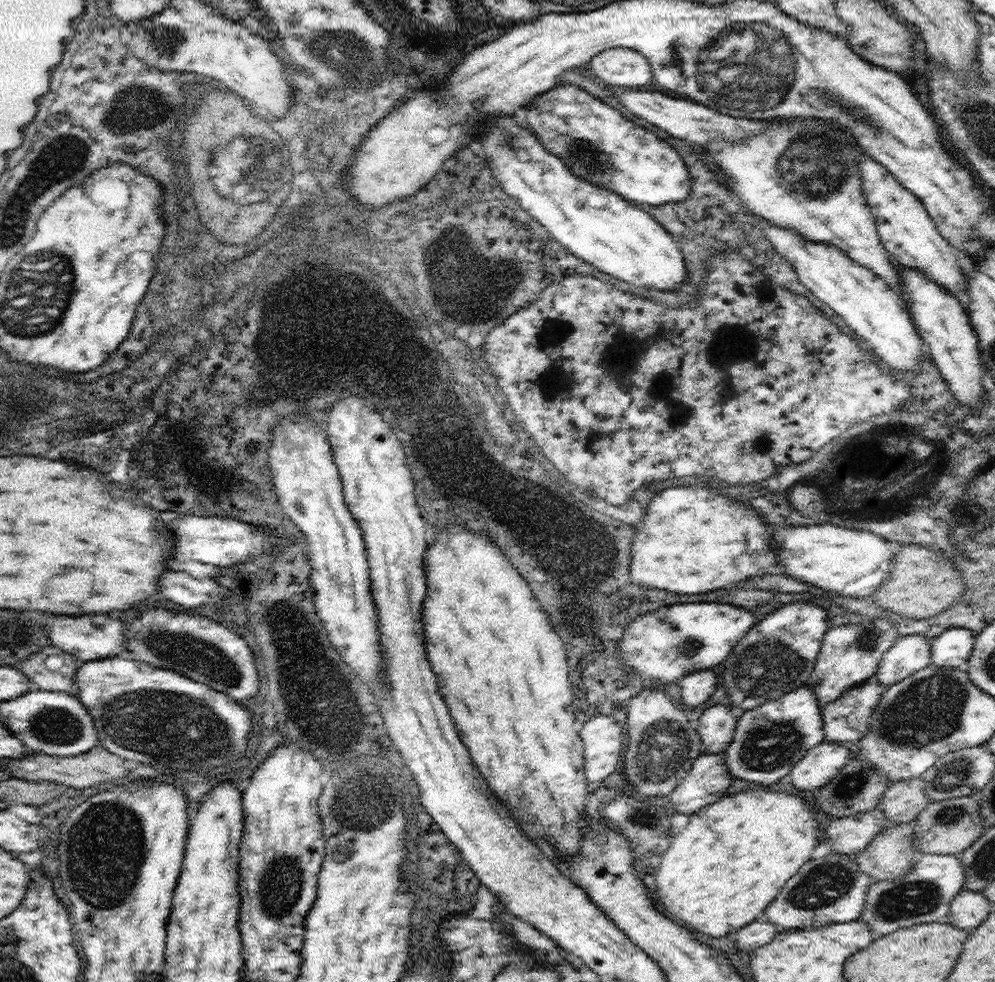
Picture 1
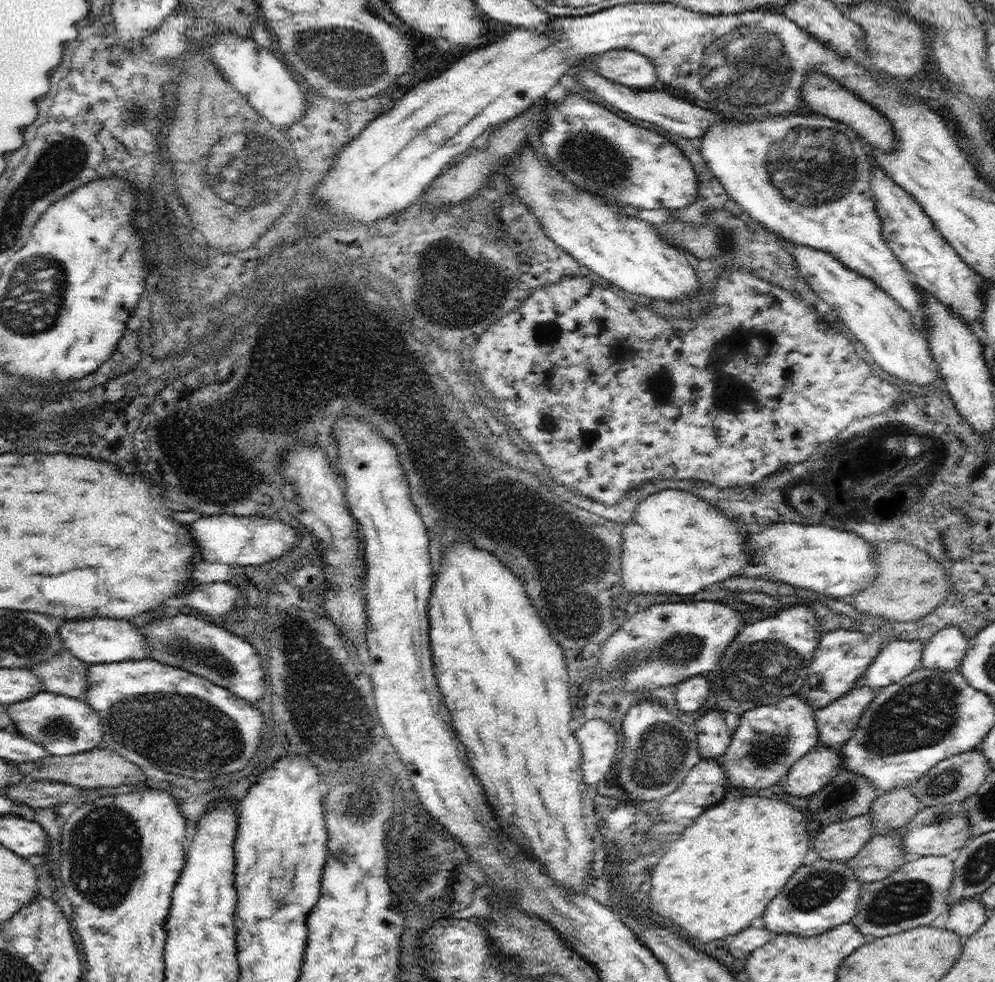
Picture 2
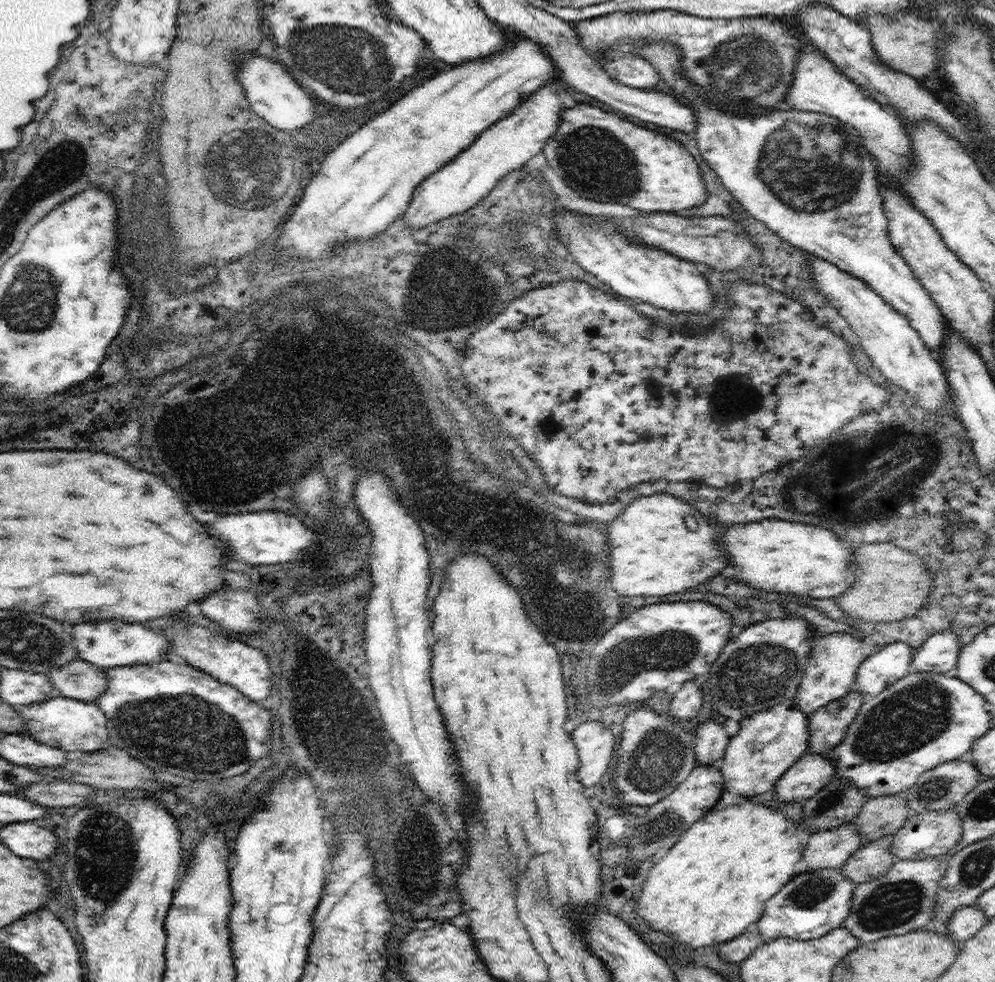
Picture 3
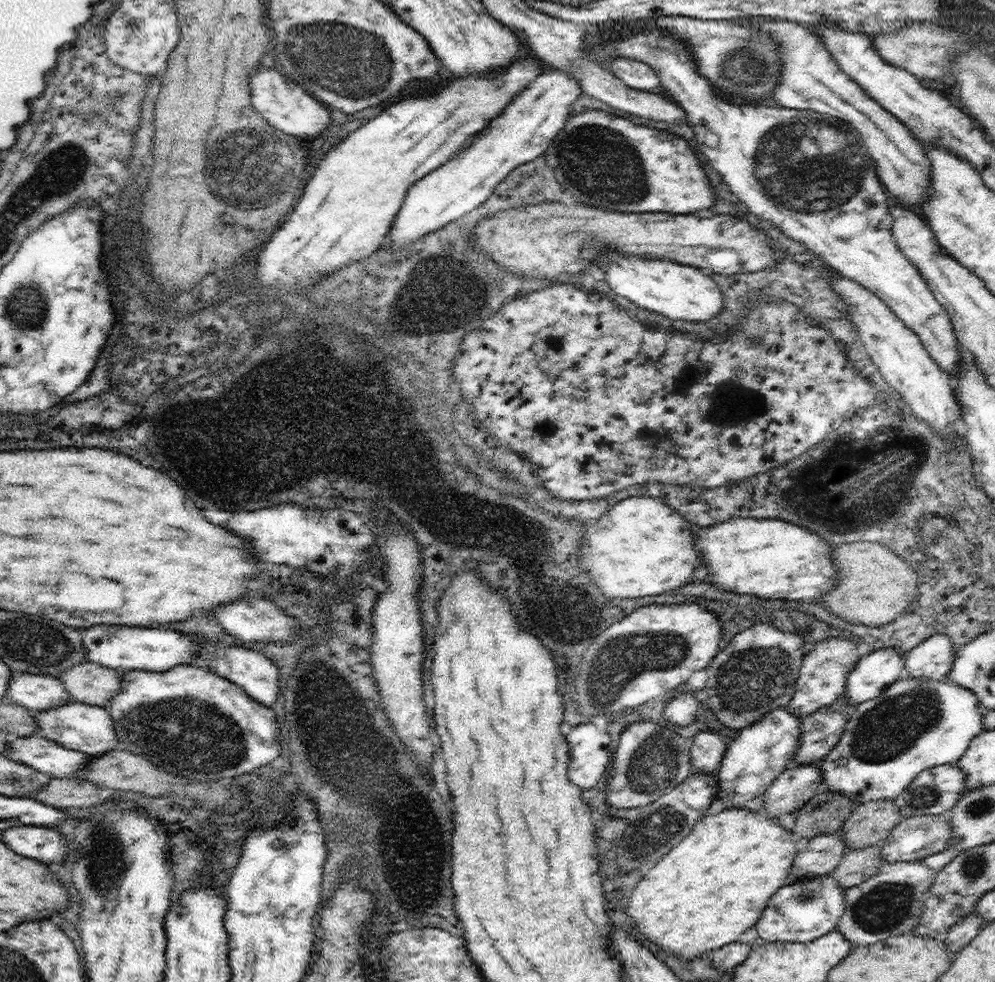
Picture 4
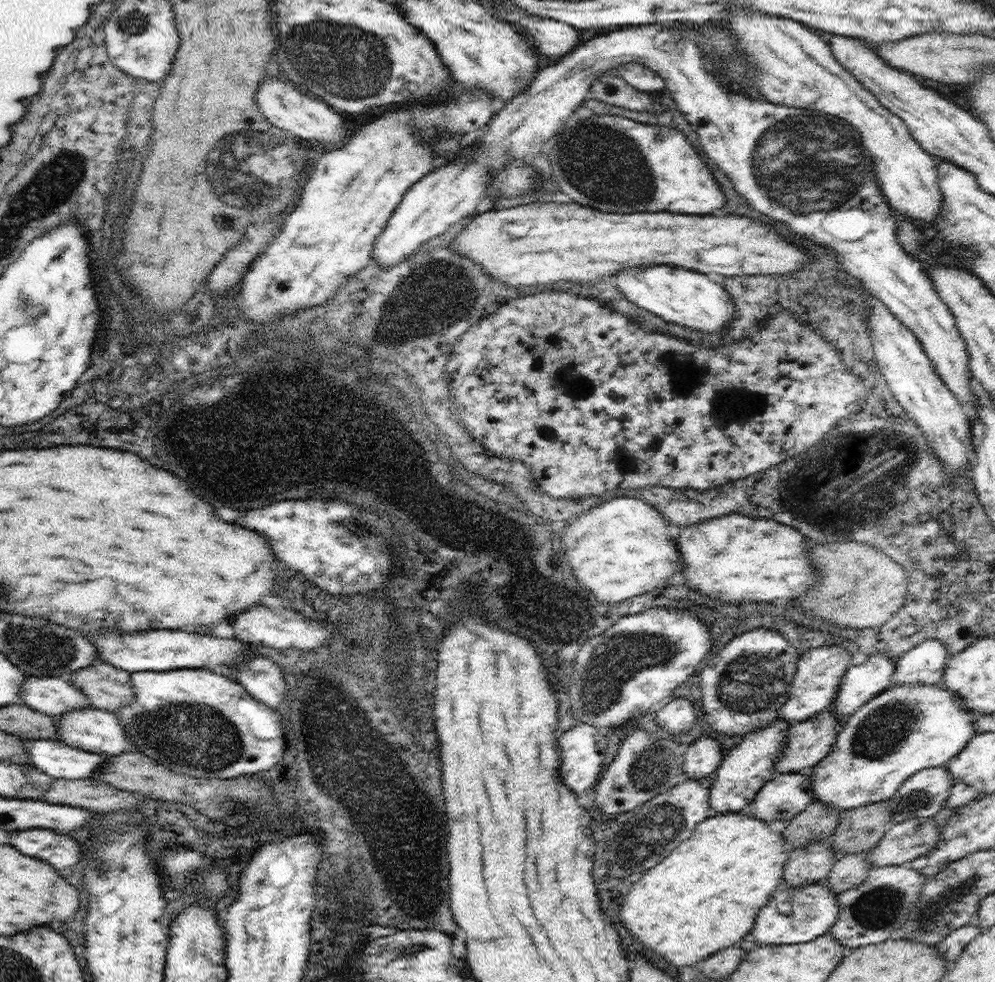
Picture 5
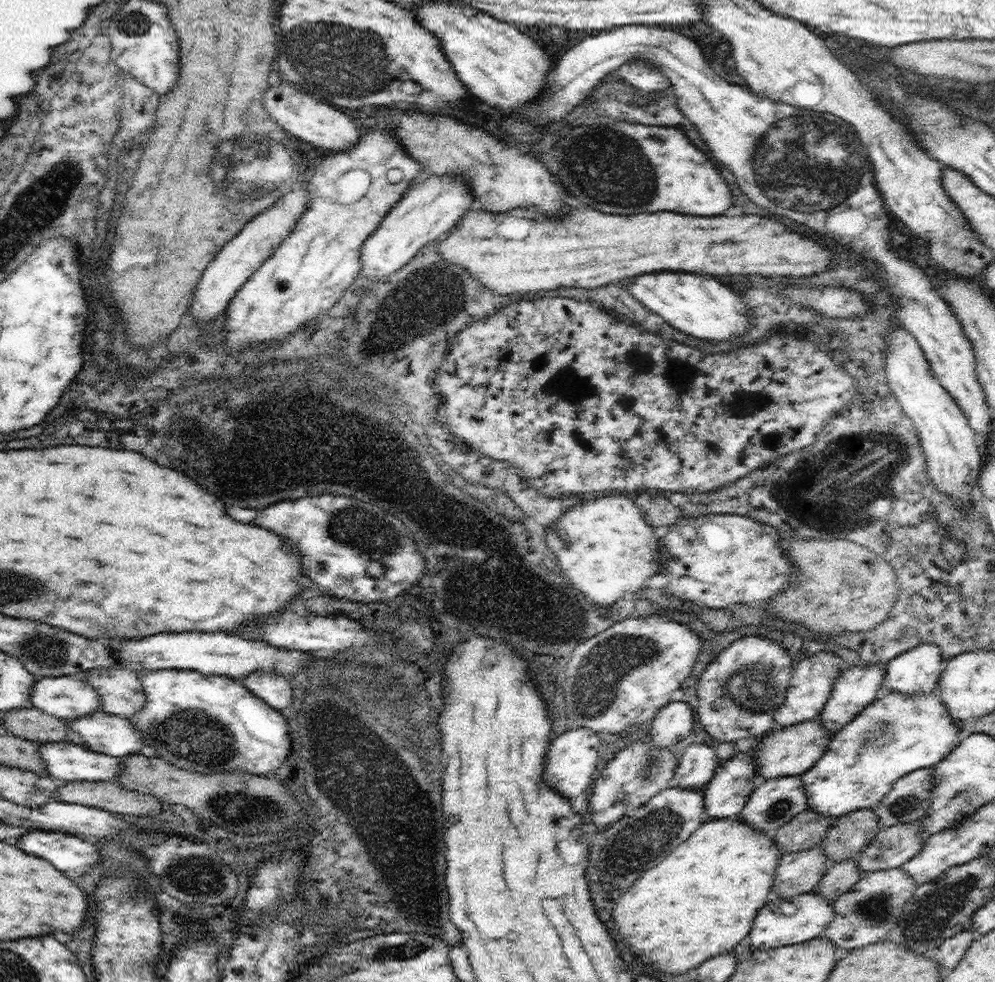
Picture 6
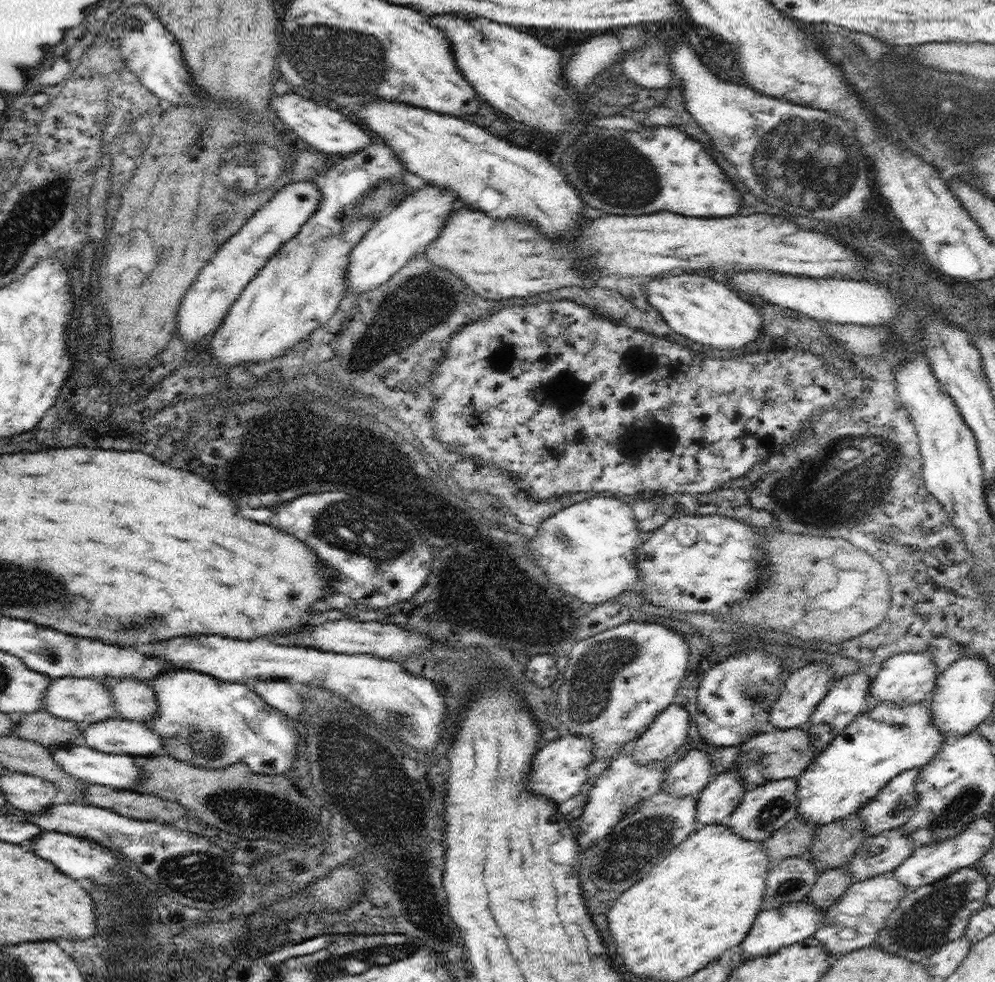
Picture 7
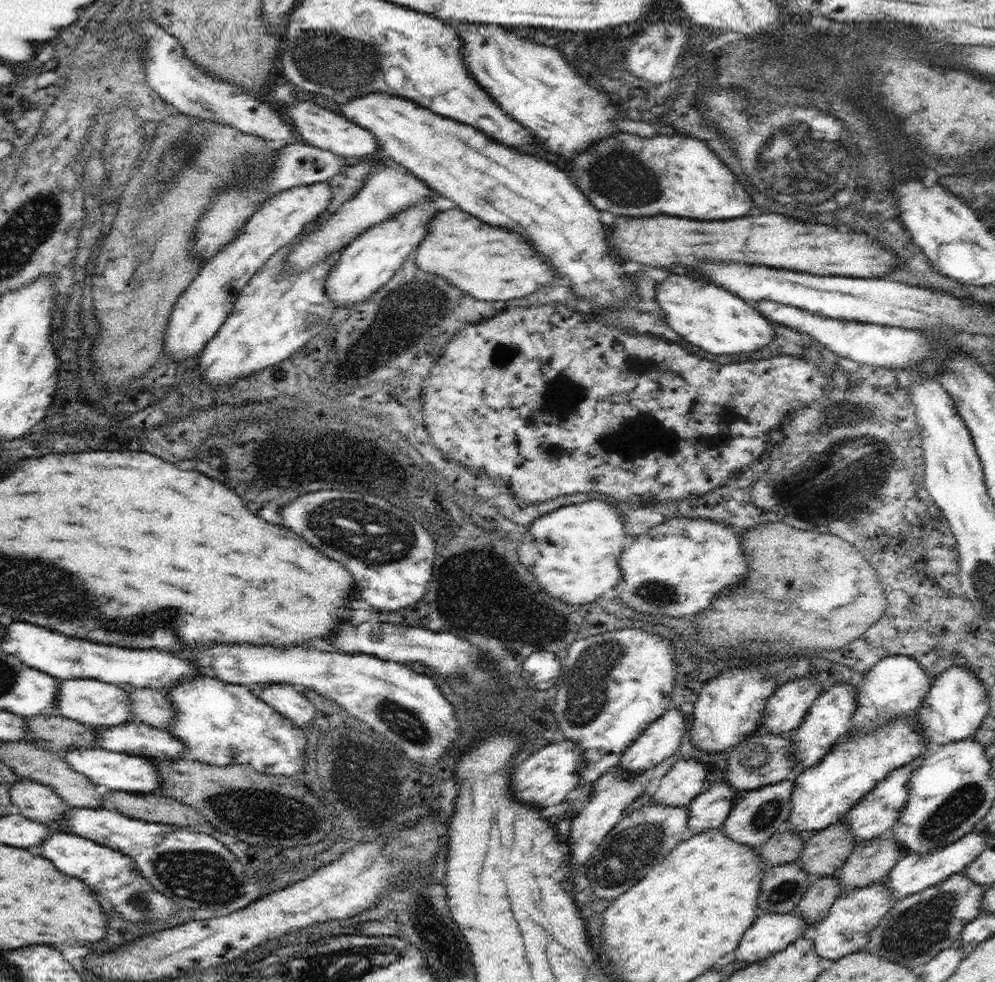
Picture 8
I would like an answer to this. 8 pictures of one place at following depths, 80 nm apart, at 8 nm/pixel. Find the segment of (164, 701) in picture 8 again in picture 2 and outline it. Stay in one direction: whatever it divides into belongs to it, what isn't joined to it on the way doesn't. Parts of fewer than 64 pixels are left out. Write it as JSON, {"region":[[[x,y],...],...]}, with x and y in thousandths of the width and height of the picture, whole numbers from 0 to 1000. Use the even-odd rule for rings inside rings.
{"region":[[[64,660],[52,672],[39,674],[30,682],[37,686],[44,704],[84,712],[89,702],[89,679],[89,675],[79,672]]]}

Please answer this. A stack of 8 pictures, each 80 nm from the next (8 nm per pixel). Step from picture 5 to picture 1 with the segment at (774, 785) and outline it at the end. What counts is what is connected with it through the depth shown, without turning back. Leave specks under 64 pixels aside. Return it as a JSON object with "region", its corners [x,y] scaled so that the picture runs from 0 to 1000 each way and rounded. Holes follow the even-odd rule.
{"region":[[[828,754],[822,760],[815,762],[793,786],[796,798],[804,804],[824,802],[838,793],[844,783],[855,770],[855,763]]]}

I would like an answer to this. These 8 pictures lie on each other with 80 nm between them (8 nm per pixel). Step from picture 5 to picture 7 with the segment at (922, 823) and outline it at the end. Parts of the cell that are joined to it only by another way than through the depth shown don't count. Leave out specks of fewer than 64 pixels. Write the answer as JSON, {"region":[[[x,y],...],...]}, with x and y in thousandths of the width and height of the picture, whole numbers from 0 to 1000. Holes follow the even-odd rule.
{"region":[[[906,842],[878,851],[868,851],[866,859],[852,879],[856,898],[897,888],[921,864]]]}

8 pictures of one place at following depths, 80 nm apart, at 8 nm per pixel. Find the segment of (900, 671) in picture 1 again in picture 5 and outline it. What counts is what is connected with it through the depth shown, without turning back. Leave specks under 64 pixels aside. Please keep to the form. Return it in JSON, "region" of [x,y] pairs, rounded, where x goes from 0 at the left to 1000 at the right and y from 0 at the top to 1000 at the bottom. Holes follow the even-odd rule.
{"region":[[[881,664],[874,667],[869,675],[854,676],[835,717],[841,733],[848,735],[868,716],[887,706],[897,695],[899,674],[889,664]]]}

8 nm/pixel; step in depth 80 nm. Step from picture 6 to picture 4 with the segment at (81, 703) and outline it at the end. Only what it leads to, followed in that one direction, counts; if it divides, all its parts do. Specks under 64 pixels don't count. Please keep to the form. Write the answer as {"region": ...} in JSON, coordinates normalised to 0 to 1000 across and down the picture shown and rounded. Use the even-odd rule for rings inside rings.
{"region":[[[13,685],[14,690],[8,697],[8,709],[12,711],[8,713],[10,716],[26,720],[35,727],[41,723],[48,723],[49,721],[56,721],[65,715],[69,715],[71,709],[64,699],[64,696],[58,688],[53,689],[50,687],[36,687],[28,685]]]}

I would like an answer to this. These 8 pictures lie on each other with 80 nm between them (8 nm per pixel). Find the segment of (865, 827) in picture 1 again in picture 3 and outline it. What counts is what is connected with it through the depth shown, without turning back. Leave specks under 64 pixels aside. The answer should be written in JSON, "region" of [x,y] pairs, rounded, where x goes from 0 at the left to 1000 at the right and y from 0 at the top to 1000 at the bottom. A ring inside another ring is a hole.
{"region":[[[859,834],[834,845],[826,844],[815,848],[811,862],[806,867],[804,884],[845,884],[864,860]]]}

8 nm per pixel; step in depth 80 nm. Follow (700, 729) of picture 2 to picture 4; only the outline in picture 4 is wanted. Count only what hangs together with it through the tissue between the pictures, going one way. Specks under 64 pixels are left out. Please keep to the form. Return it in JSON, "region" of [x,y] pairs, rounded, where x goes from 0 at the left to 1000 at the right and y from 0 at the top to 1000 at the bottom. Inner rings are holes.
{"region":[[[699,743],[697,749],[693,749],[692,765],[694,774],[694,786],[709,786],[710,788],[719,788],[726,778],[731,758],[724,746],[715,743]]]}

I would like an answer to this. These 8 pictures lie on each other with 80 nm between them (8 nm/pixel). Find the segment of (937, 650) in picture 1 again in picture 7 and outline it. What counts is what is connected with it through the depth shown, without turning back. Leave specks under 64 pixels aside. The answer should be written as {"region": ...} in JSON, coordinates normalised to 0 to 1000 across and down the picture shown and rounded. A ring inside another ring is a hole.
{"region":[[[906,664],[893,668],[884,679],[881,687],[876,691],[873,701],[873,710],[866,721],[866,726],[872,726],[880,722],[887,715],[897,715],[898,717],[919,717],[930,714],[940,702],[942,691],[938,667],[936,664]]]}

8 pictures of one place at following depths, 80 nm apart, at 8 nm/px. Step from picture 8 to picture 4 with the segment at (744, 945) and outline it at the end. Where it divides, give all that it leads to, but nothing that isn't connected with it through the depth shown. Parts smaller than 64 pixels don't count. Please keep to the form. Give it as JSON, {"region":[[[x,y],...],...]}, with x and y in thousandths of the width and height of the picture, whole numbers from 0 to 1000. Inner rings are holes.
{"region":[[[834,890],[793,897],[772,915],[770,926],[759,942],[763,955],[774,960],[812,960],[824,956],[841,946],[848,931],[849,906]]]}

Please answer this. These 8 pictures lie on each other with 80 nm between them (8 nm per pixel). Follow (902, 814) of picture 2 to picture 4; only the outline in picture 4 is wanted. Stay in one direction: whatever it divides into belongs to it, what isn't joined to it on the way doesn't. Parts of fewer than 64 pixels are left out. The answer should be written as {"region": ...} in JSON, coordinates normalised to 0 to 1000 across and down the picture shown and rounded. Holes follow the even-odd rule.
{"region":[[[897,814],[874,815],[858,821],[845,846],[852,866],[872,864],[887,857],[907,835]]]}

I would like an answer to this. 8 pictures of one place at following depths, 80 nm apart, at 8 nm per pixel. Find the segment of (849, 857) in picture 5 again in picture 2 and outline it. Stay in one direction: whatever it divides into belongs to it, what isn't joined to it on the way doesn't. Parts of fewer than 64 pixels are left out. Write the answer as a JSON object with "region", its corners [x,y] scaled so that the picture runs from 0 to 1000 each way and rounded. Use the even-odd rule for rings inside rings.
{"region":[[[912,840],[893,845],[888,849],[876,850],[864,868],[850,879],[866,899],[886,896],[903,886],[913,872],[908,863],[908,851]]]}

